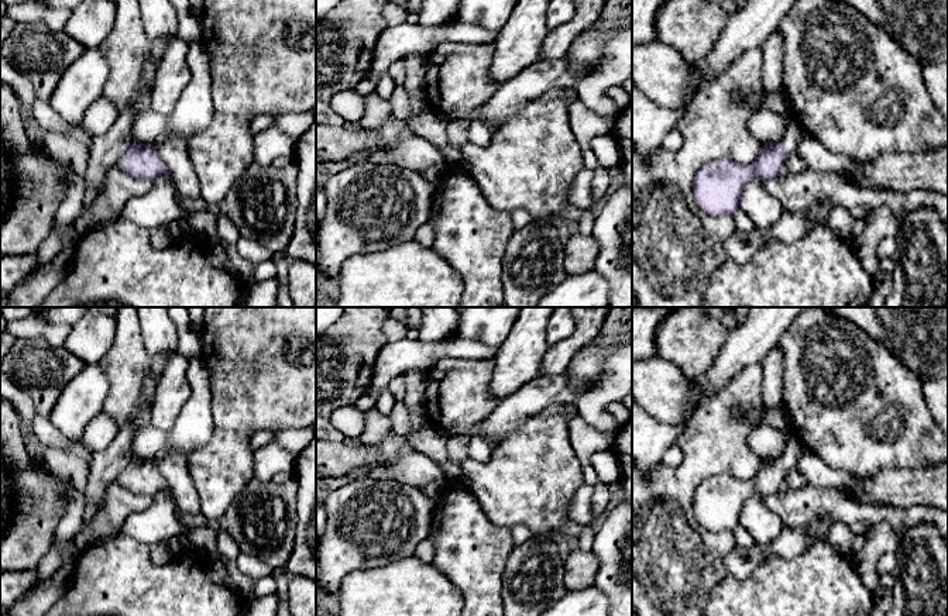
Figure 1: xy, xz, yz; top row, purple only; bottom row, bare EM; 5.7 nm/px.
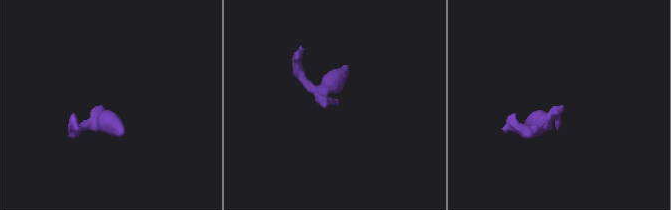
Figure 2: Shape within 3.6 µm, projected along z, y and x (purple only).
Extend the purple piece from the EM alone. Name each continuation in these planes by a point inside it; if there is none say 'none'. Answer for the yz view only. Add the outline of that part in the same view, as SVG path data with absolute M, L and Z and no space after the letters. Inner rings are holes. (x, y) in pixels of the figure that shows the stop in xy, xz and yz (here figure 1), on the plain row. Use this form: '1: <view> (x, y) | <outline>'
1: yz (794, 450) | M790 436L783 460L786 460L790 467L794 467L806 451L807 448L801 444L801 441L797 437Z

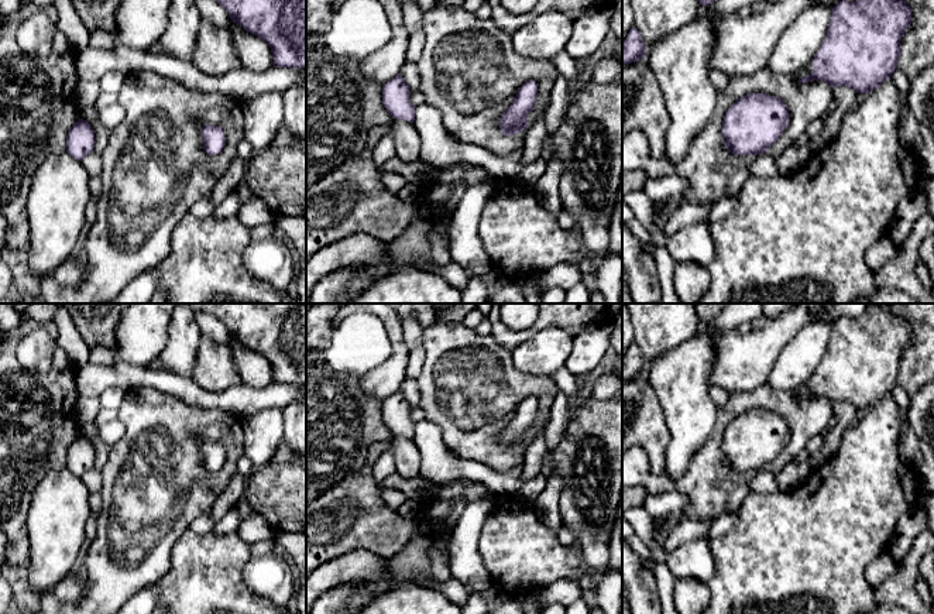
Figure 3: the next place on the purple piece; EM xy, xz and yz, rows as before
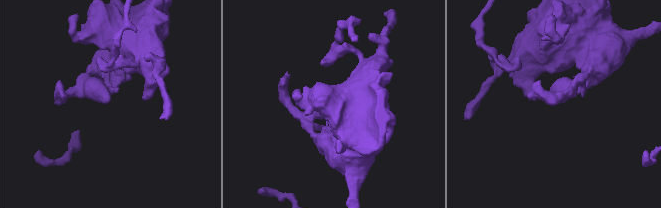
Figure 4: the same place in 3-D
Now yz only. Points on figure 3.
1: yz (807, 386) | M813 378L806 381L801 387L793 390L793 392L796 392L796 394L806 394L806 392L808 392L811 390L813 390Z

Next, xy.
none

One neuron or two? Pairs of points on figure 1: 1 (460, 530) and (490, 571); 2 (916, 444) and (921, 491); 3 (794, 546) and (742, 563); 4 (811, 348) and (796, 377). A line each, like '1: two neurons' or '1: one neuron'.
1: one neuron
2: two neurons
3: one neuron
4: one neuron

